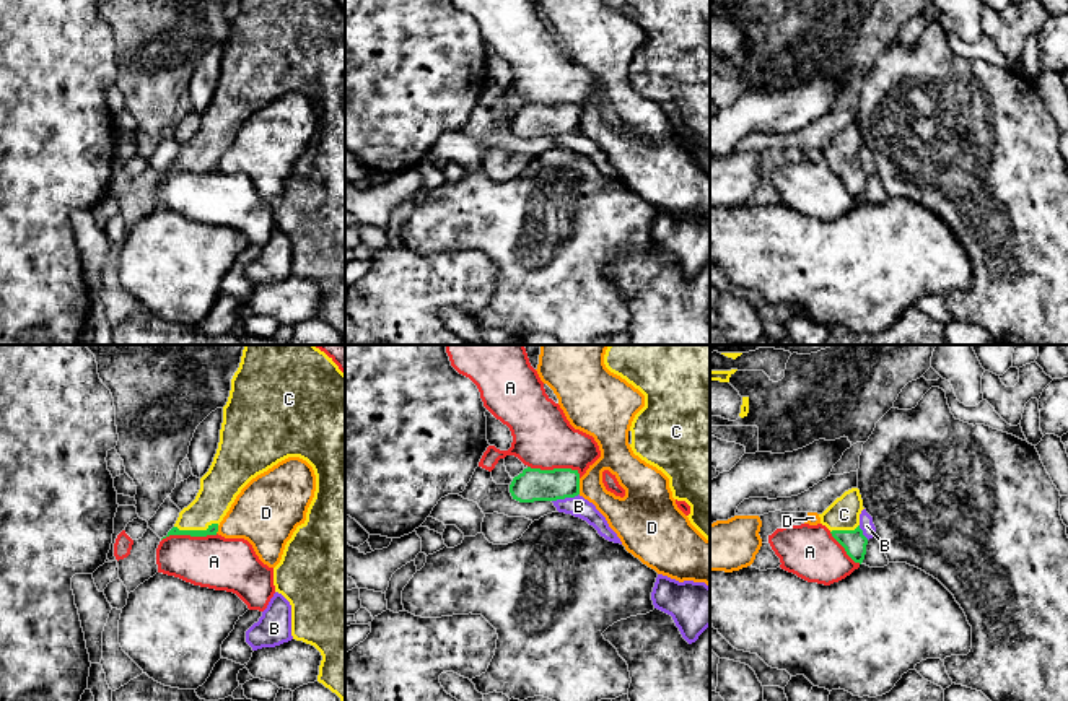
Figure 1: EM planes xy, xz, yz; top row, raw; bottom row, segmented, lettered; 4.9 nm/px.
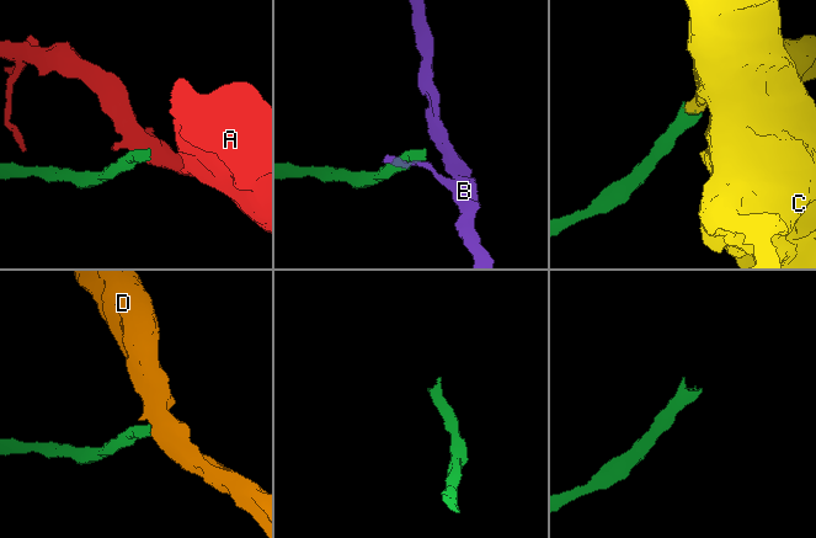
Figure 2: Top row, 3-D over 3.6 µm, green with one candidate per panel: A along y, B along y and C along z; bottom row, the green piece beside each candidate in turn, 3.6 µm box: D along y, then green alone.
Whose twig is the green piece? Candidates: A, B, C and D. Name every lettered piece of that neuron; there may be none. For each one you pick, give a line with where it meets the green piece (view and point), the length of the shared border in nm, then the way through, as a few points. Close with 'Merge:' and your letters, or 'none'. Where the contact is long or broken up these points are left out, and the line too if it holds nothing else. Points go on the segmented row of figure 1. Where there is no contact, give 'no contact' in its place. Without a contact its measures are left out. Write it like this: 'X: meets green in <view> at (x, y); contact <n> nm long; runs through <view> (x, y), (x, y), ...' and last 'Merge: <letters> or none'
C: meets green in xy at (196, 531); contact 220 nm long; runs through xy (212, 529), (196, 531), (218, 487)
Merge: C

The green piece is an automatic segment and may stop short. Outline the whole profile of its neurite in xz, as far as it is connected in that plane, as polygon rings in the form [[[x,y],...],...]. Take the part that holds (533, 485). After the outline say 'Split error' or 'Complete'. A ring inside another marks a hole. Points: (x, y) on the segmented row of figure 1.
[[[524,468],[510,485],[513,499],[519,503],[557,501],[580,494],[580,473],[571,468]]]. Complete

